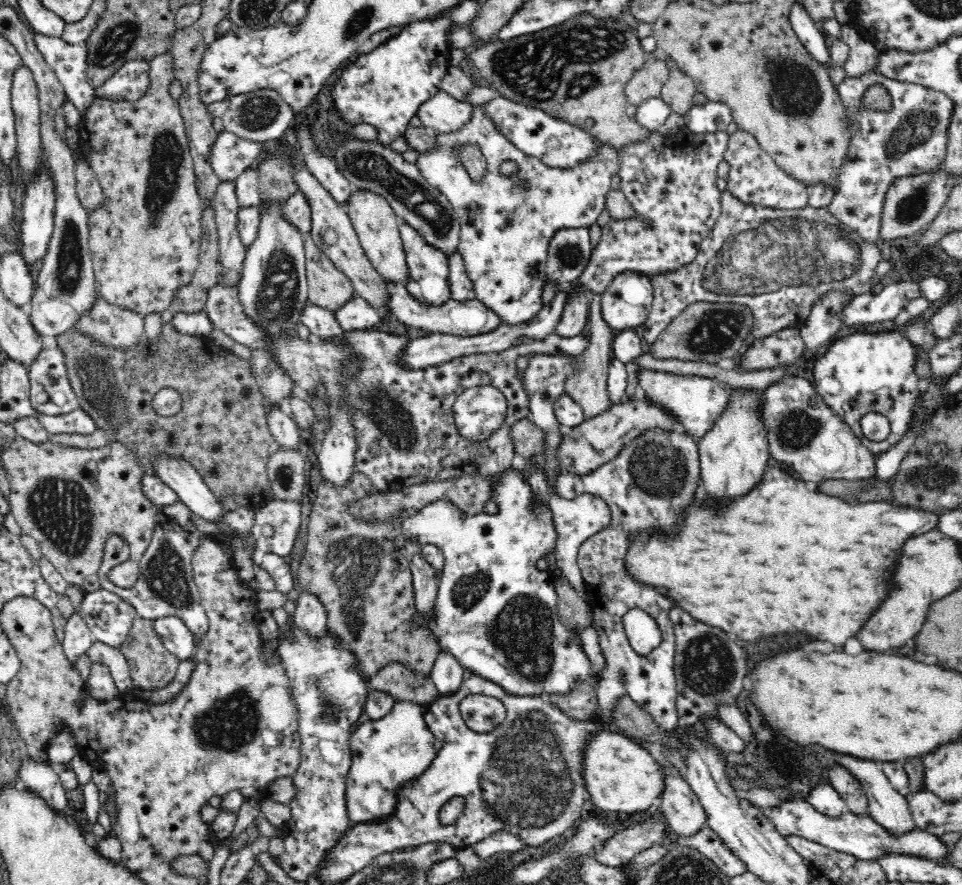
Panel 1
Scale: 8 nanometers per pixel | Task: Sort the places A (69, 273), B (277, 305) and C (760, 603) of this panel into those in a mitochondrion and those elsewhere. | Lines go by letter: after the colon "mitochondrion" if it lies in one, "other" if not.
A: mitochondrion
B: mitochondrion
C: other

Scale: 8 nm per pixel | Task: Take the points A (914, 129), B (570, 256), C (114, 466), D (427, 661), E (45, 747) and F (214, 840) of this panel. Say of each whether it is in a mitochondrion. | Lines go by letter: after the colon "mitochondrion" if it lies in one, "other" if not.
A: mitochondrion
B: mitochondrion
C: other
D: other
E: other
F: other

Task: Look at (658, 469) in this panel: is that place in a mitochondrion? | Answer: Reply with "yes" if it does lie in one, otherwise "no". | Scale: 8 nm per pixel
yes

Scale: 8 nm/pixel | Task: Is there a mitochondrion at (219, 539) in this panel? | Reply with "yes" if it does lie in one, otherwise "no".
no

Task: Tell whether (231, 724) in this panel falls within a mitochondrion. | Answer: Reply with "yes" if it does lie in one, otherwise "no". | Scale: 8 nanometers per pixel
yes

